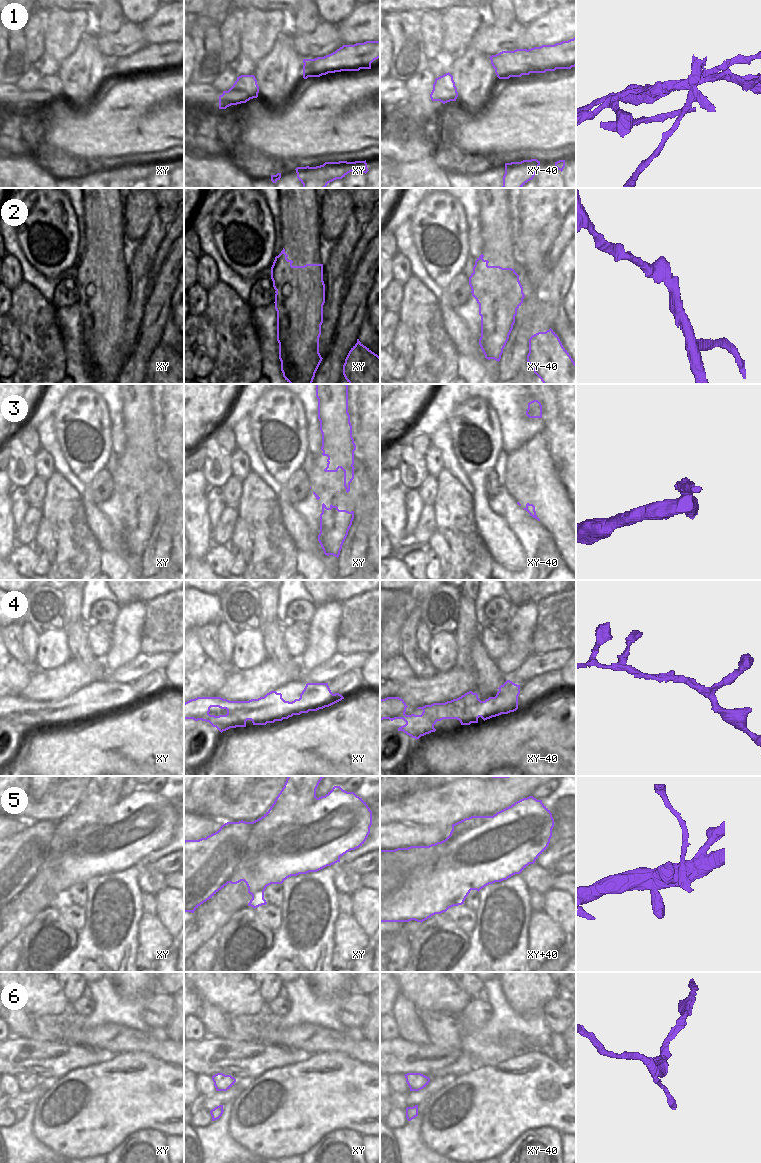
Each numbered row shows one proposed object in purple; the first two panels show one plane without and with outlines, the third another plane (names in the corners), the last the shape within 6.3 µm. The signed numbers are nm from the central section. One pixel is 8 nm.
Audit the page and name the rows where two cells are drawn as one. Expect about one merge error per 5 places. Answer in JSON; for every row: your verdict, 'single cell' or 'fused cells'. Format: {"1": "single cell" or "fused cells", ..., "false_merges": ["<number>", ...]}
{"1": "fused cells", "2": "fused cells", "3": "single cell", "4": "single cell", "5": "fused cells", "6": "single cell", "false_merges": ["1", "2", "5"]}

